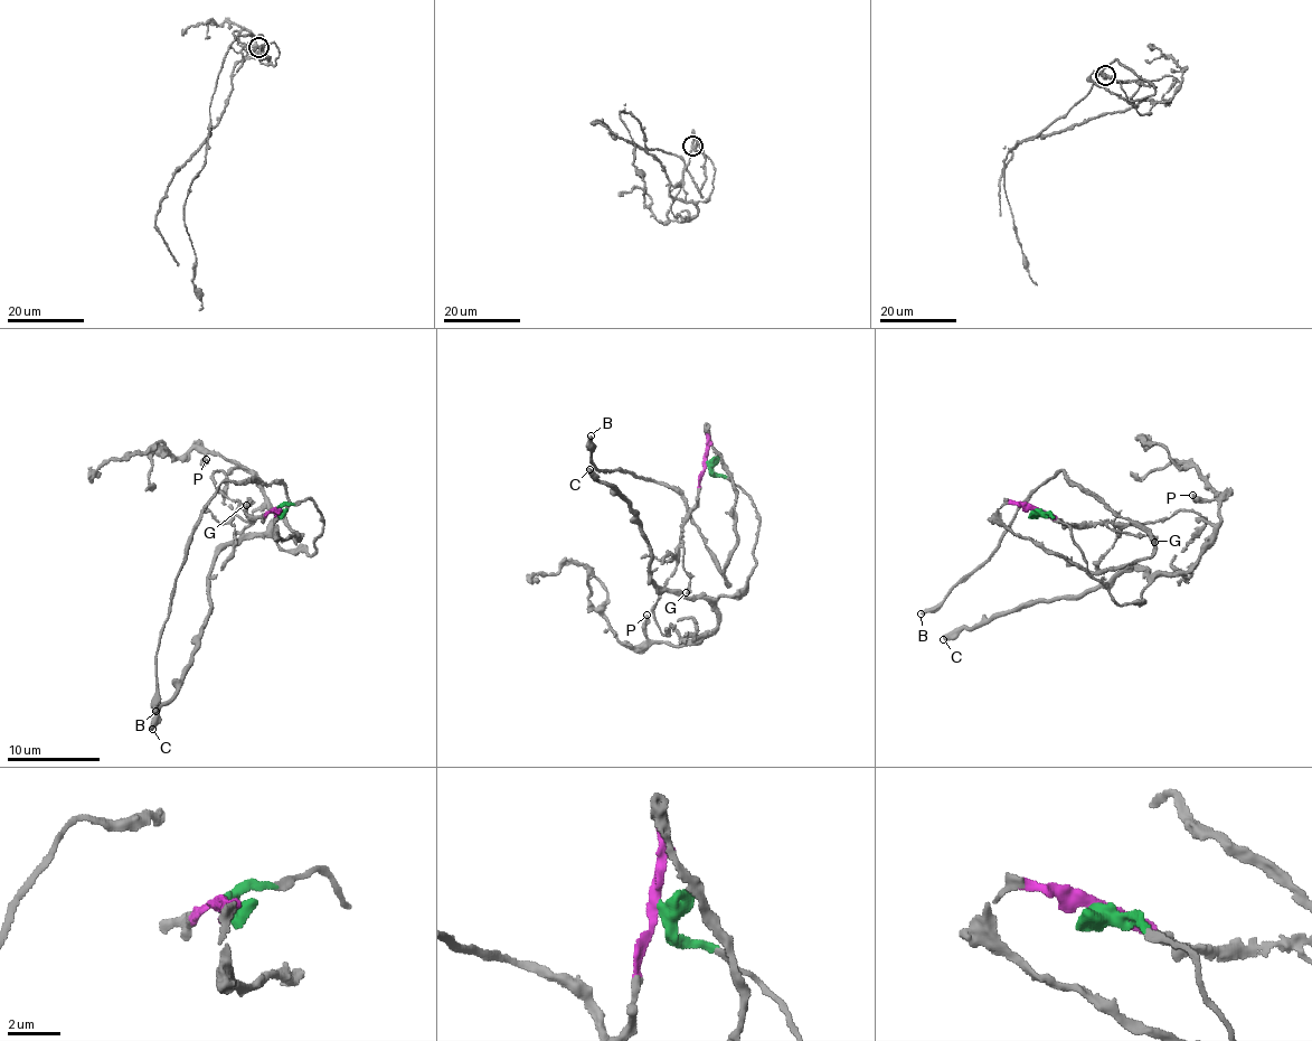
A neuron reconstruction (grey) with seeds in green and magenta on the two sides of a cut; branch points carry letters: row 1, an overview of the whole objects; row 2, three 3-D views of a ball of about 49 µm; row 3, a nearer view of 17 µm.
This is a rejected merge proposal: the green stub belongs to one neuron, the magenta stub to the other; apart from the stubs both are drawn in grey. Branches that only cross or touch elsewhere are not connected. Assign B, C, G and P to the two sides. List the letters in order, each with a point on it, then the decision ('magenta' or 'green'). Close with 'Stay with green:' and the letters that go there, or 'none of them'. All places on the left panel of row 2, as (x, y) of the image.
B: (156, 711) | magenta
C: (152, 729) | green
G: (246, 505) | magenta
P: (206, 459) | green
Stay with green: C, P

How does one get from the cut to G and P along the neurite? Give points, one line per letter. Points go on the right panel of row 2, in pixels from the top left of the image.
G: (1035, 509), (1068, 522), (1104, 523), (1149, 535), (1155, 542)
P: (1035, 509), (1066, 524), (1087, 572), (1126, 603), (1157, 575), (1189, 570), (1215, 528), (1218, 502), (1192, 494)

